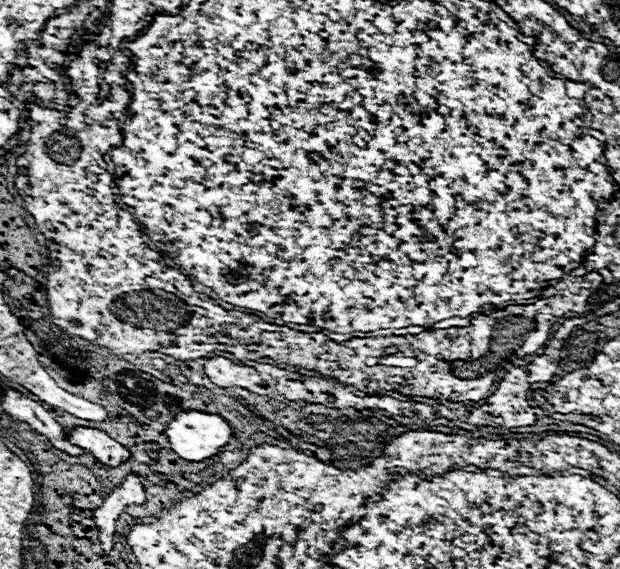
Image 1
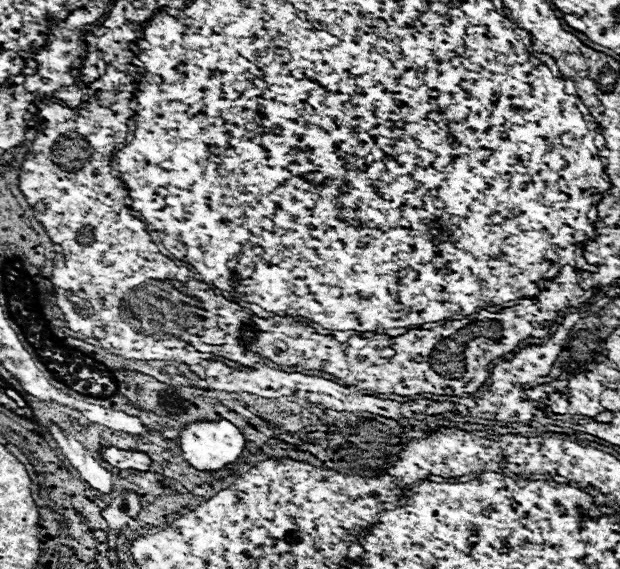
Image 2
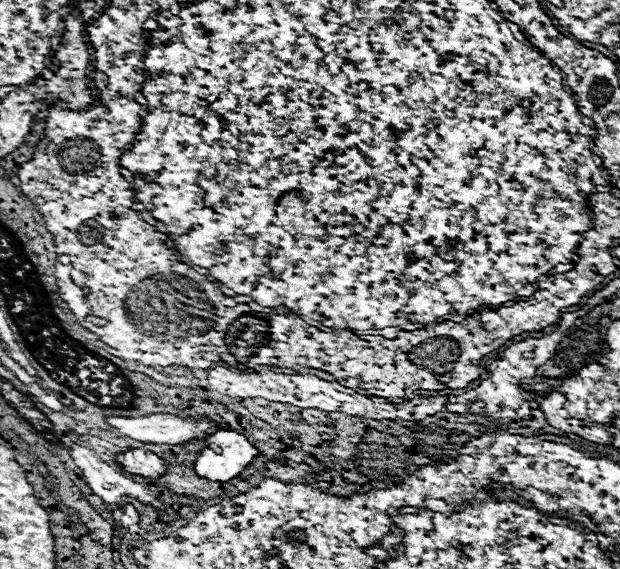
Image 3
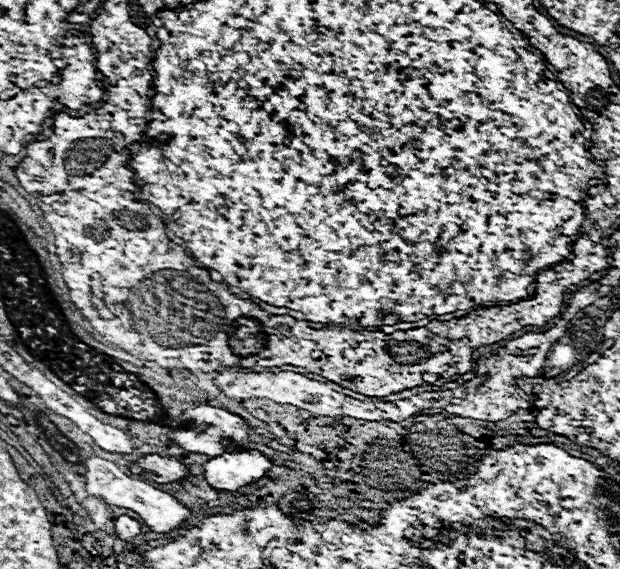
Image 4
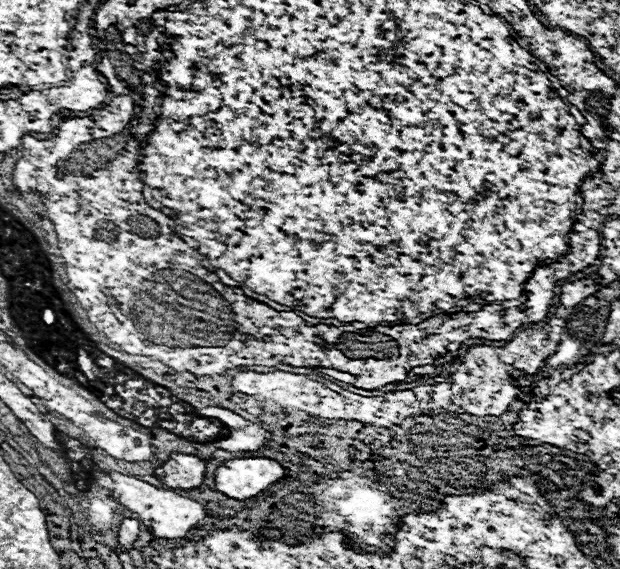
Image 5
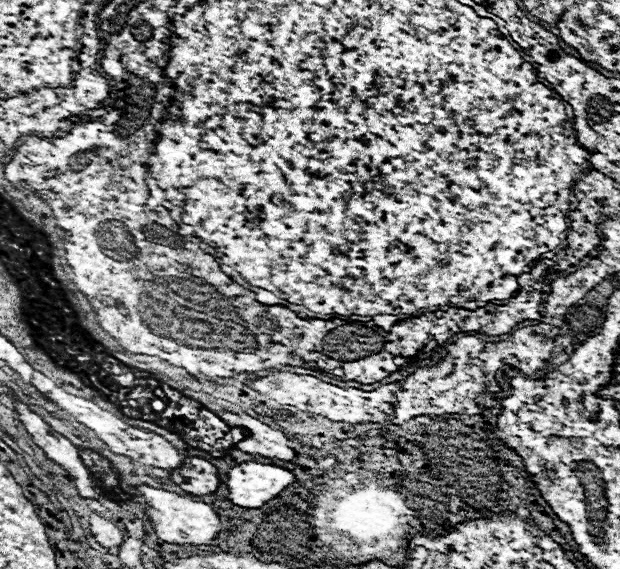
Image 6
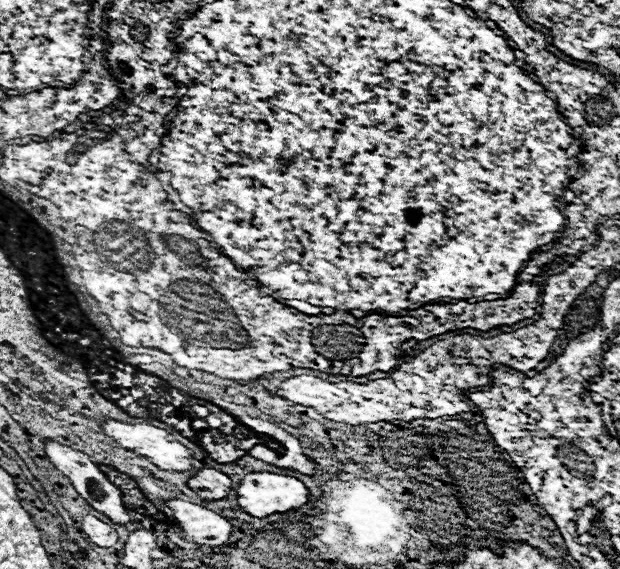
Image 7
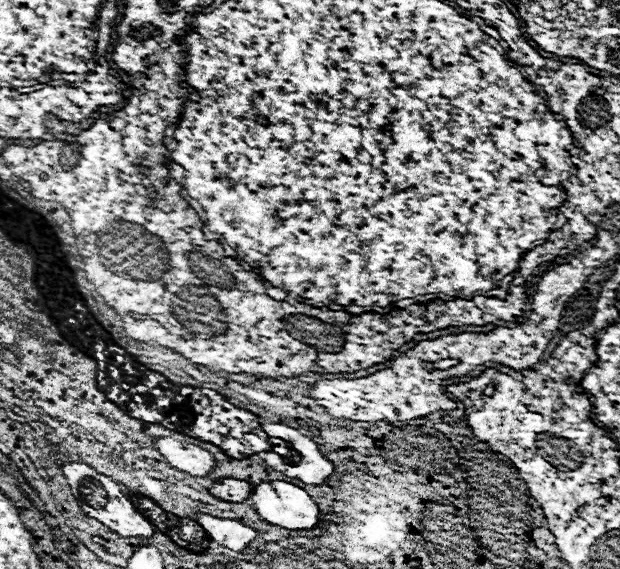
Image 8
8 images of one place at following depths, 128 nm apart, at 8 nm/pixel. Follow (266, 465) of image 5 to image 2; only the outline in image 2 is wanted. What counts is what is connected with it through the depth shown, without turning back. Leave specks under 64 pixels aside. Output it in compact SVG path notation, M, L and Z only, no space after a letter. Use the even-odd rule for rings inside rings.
M206 420L206 422L192 422L180 430L180 448L184 460L194 466L196 470L220 470L226 464L240 458L244 448L244 436L240 430L228 420Z

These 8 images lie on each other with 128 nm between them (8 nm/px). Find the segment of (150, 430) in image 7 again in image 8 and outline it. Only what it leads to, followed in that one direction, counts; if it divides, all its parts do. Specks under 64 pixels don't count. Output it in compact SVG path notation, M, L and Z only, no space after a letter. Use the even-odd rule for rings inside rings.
M156 438L154 444L156 444L156 450L164 456L164 460L172 468L178 468L180 472L186 472L192 476L206 476L214 466L212 454L198 446L178 442L174 438Z

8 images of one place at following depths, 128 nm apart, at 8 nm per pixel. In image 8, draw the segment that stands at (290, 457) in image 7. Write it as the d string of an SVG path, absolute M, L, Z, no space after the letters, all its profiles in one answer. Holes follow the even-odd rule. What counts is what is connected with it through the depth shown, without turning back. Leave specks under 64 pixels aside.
M262 422L260 428L264 432L268 432L270 436L284 440L290 448L294 448L300 454L298 464L288 464L288 462L284 462L284 458L280 454L266 452L264 462L272 470L278 470L278 472L282 472L290 478L298 478L304 484L314 484L314 486L322 484L334 472L332 462L328 462L320 454L318 446L310 438L300 434L296 428L290 428L290 426L284 426L284 424L274 424L274 422Z

